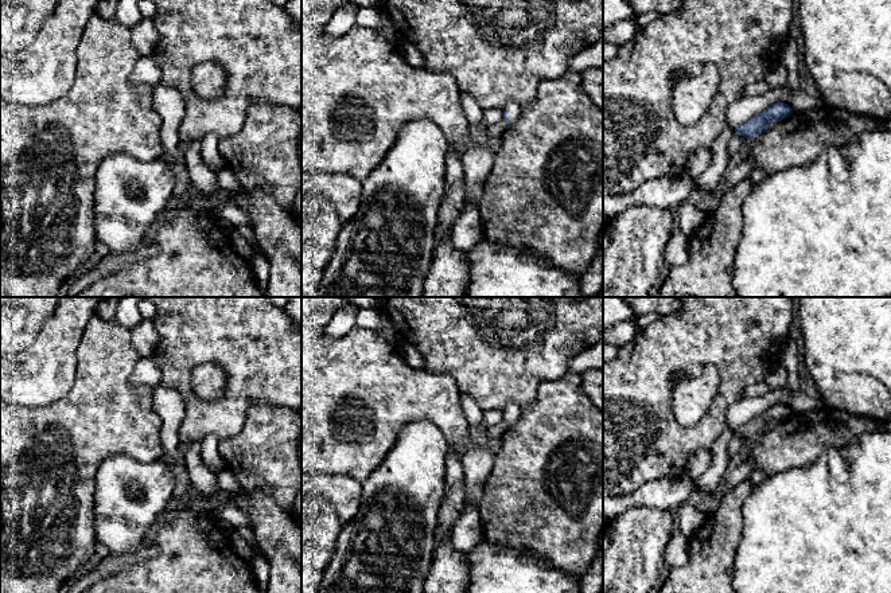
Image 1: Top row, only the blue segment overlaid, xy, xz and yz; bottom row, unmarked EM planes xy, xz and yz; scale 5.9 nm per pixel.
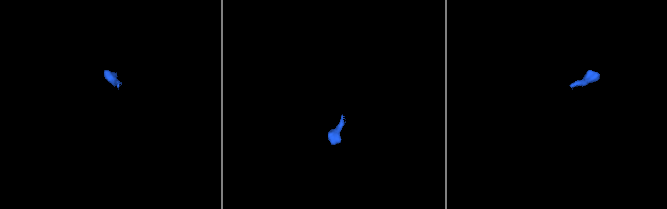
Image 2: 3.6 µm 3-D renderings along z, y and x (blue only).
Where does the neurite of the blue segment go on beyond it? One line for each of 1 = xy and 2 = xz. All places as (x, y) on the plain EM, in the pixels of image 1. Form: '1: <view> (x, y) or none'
1: none
2: xz (512, 409)

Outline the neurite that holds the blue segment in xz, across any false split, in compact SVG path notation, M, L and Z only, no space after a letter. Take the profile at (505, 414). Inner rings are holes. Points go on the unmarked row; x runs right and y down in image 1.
M509 403L503 410L503 421L507 424L507 430L514 426L521 417L521 407L517 403Z

